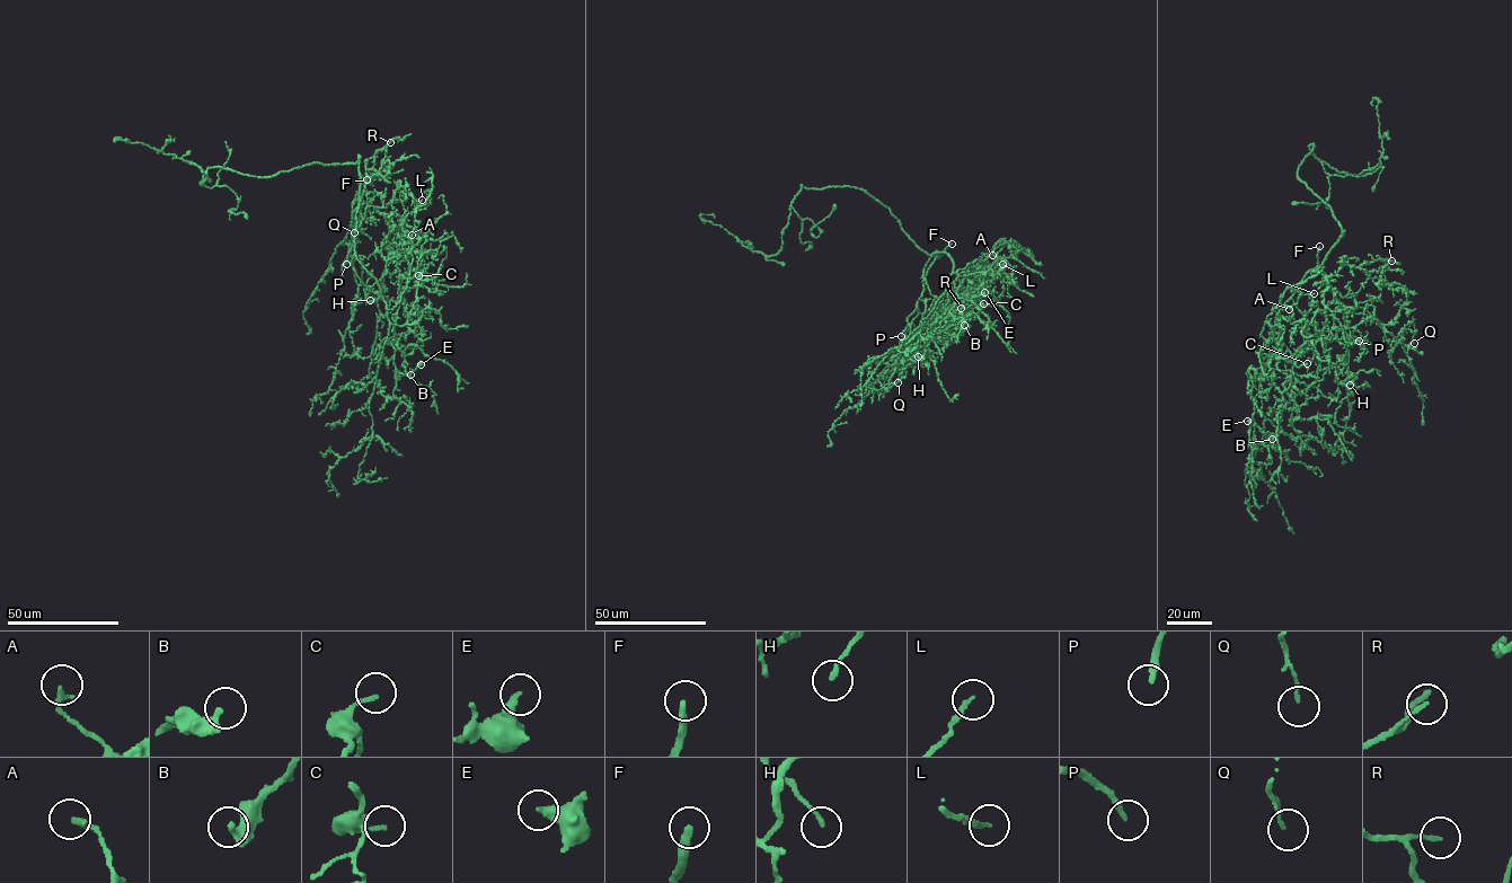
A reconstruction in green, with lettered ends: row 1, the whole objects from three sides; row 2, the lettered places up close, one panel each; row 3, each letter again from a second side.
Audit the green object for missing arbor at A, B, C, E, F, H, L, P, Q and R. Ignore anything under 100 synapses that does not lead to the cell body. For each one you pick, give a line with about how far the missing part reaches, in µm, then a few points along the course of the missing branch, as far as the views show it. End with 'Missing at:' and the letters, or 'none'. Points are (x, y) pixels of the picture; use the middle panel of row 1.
F: 80 µm | (952, 244), (973, 219), (1026, 193), (1054, 155)
P: 110 µm | (901, 336), (901, 343), (883, 373), (851, 403), (842, 407), (840, 405), (845, 416), (837, 448)
Missing at: F, P

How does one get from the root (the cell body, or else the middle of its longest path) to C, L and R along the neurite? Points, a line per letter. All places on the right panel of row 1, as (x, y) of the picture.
C: (1325, 261), (1279, 310), (1276, 349), (1264, 359), (1261, 355), (1280, 358), (1289, 351), (1296, 365), (1307, 363)
L: (1325, 261), (1307, 273), (1276, 315), (1276, 349), (1262, 359), (1284, 291), (1290, 287), (1314, 293)
R: (1325, 261), (1319, 270), (1352, 312), (1358, 307), (1354, 296), (1370, 273), (1382, 273), (1391, 261)

